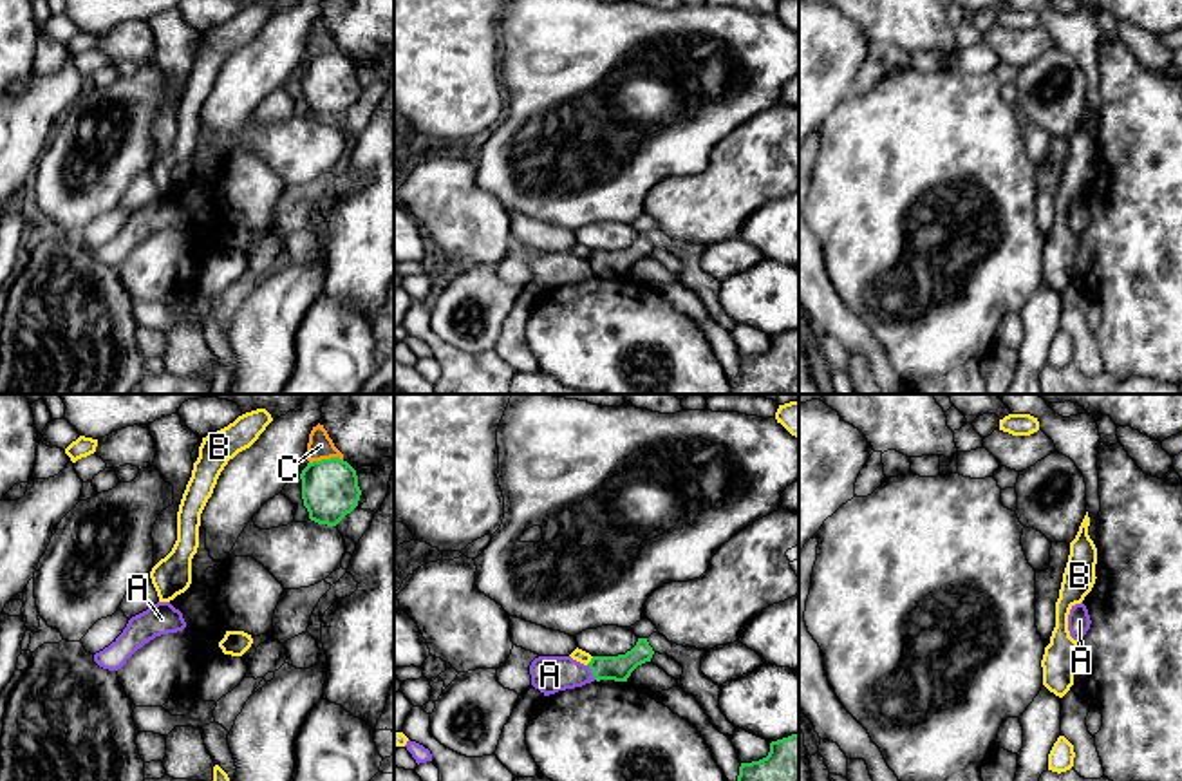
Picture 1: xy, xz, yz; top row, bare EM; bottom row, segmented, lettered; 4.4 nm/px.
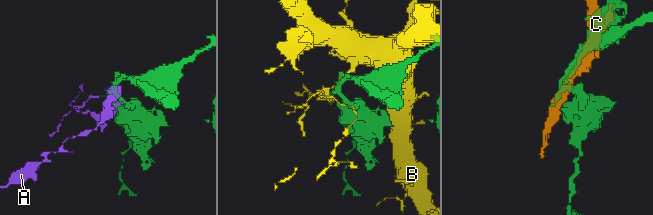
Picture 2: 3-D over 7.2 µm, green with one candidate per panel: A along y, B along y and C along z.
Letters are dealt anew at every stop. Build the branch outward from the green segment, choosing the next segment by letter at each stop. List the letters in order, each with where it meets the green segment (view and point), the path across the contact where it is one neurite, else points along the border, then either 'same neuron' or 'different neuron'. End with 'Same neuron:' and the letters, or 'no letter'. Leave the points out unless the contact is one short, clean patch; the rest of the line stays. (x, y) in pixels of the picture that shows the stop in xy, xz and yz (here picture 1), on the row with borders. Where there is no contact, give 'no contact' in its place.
A: xz (591, 671) | along xz (588, 664), (595, 678) | different neuron
B: xz (591, 660) | different neuron
C: xy (326, 460) | different neuron
Same neuron: no letter

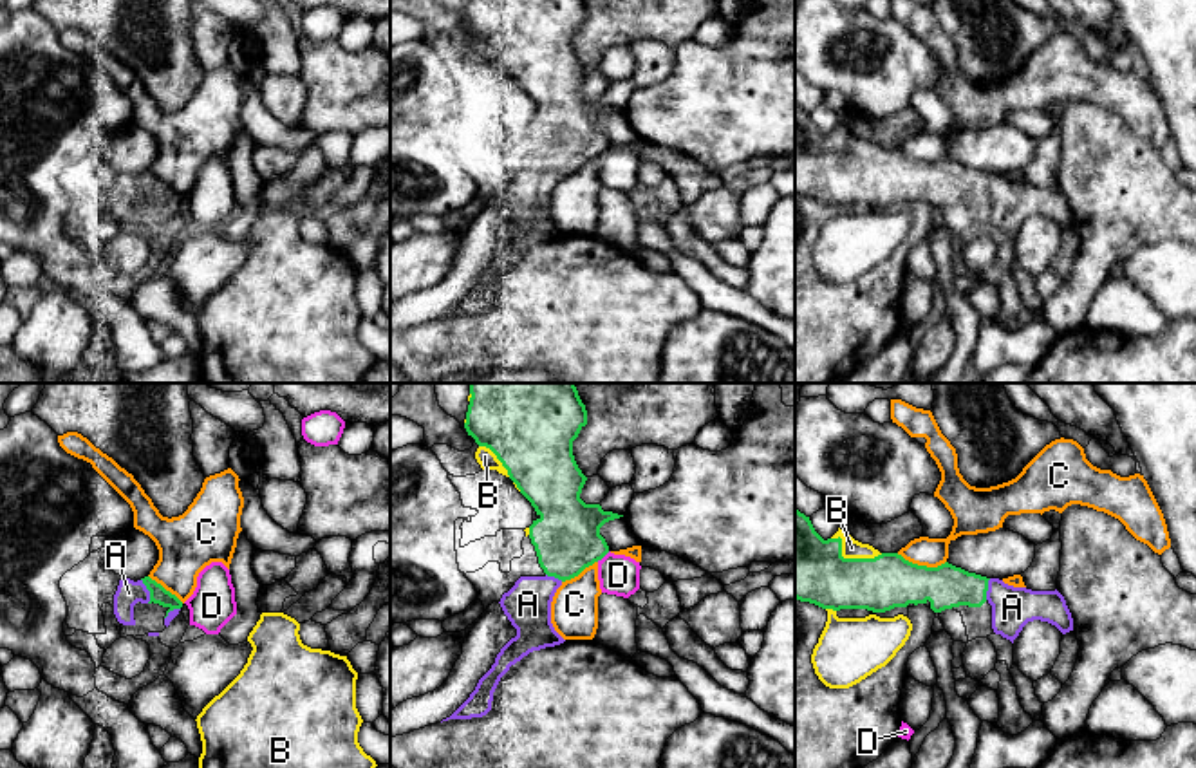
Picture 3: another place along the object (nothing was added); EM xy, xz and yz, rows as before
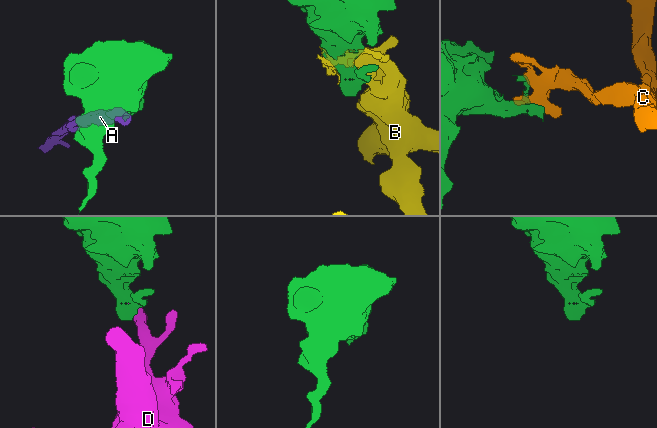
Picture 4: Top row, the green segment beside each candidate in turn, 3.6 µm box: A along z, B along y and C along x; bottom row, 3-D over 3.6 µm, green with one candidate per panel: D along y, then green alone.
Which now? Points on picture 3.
A: xy (149, 590) | across xy (158, 593), (149, 590), (129, 593) | same neuron
B: yz (850, 559) | different neuron
C: yz (922, 566) | different neuron
D: xz (602, 557) | along xz (609, 552), (597, 561) | different neuron
Same neuron: A

